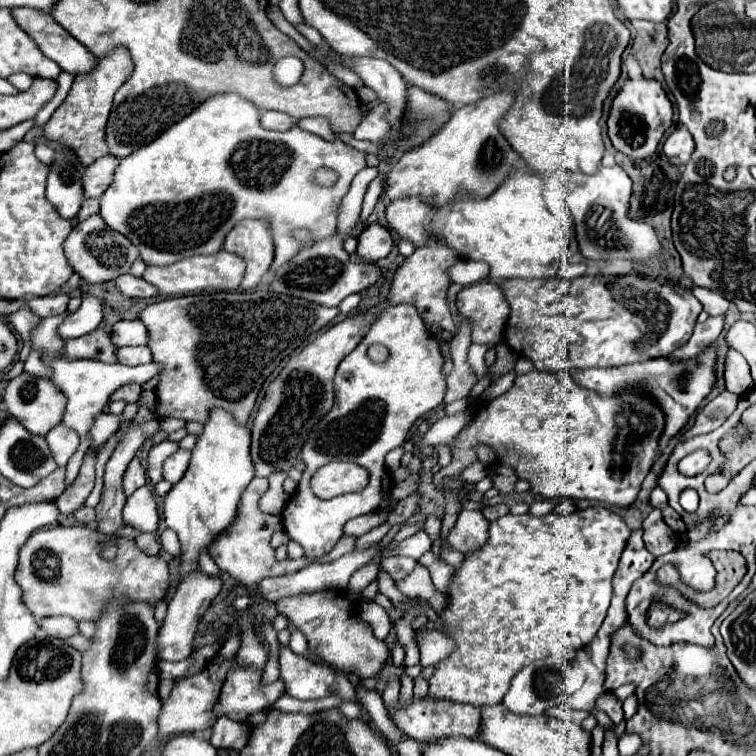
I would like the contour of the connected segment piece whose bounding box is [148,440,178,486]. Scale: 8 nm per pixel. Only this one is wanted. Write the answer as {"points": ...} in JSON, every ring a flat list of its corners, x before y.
{"points":[[164,440,150,450,150,454,148,454,148,478,150,478,152,486,156,486,162,480,162,464,176,450,178,450,178,444,174,444,170,440]]}

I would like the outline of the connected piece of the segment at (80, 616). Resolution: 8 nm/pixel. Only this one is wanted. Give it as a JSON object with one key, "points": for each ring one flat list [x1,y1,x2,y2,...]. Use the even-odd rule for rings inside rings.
{"points":[[54,526,36,530,20,550,20,562,16,568,16,582,22,588,22,600,36,618,44,616,70,616,74,620,96,620,110,598,142,600,152,606,164,598,168,588,168,564,160,556,146,556,130,538,118,538,118,556,108,562,100,558,100,536,86,526]]}

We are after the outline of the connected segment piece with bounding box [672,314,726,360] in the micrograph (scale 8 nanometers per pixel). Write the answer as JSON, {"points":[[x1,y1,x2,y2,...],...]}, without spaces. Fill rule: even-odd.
{"points":[[724,314,720,316,708,316,708,320,704,324,696,326,696,332,692,334,692,338,672,354,672,358,690,358,694,354,698,354,706,344,710,344,712,340,716,340,724,328]]}

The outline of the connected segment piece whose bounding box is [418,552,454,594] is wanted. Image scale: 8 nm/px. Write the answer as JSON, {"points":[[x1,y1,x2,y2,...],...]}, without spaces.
{"points":[[432,552,424,554,424,558,420,558,418,562,430,570,430,576,432,576,432,582,434,582,436,590,446,594,450,590,450,580,452,580,454,568,448,566,446,562,442,562,442,560,436,560]]}

